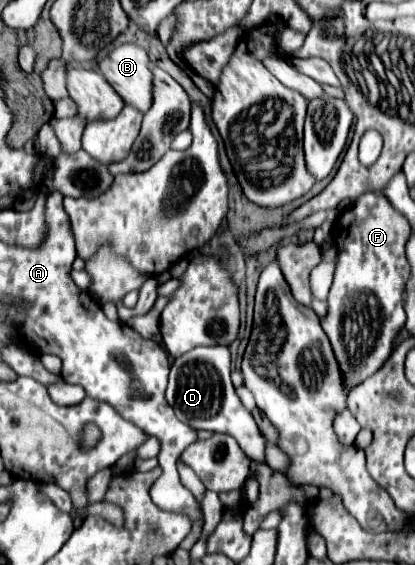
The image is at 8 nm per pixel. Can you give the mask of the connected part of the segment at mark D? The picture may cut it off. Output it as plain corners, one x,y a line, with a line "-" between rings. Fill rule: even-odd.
224,345
196,347
192,351
180,355
172,363
166,399
182,423
190,425
192,429
228,433
238,441
240,449
250,459
256,459
256,461
266,459
264,457
266,439
260,433
250,411
238,399
234,385
230,381
230,351
228,351
228,347
224,347

